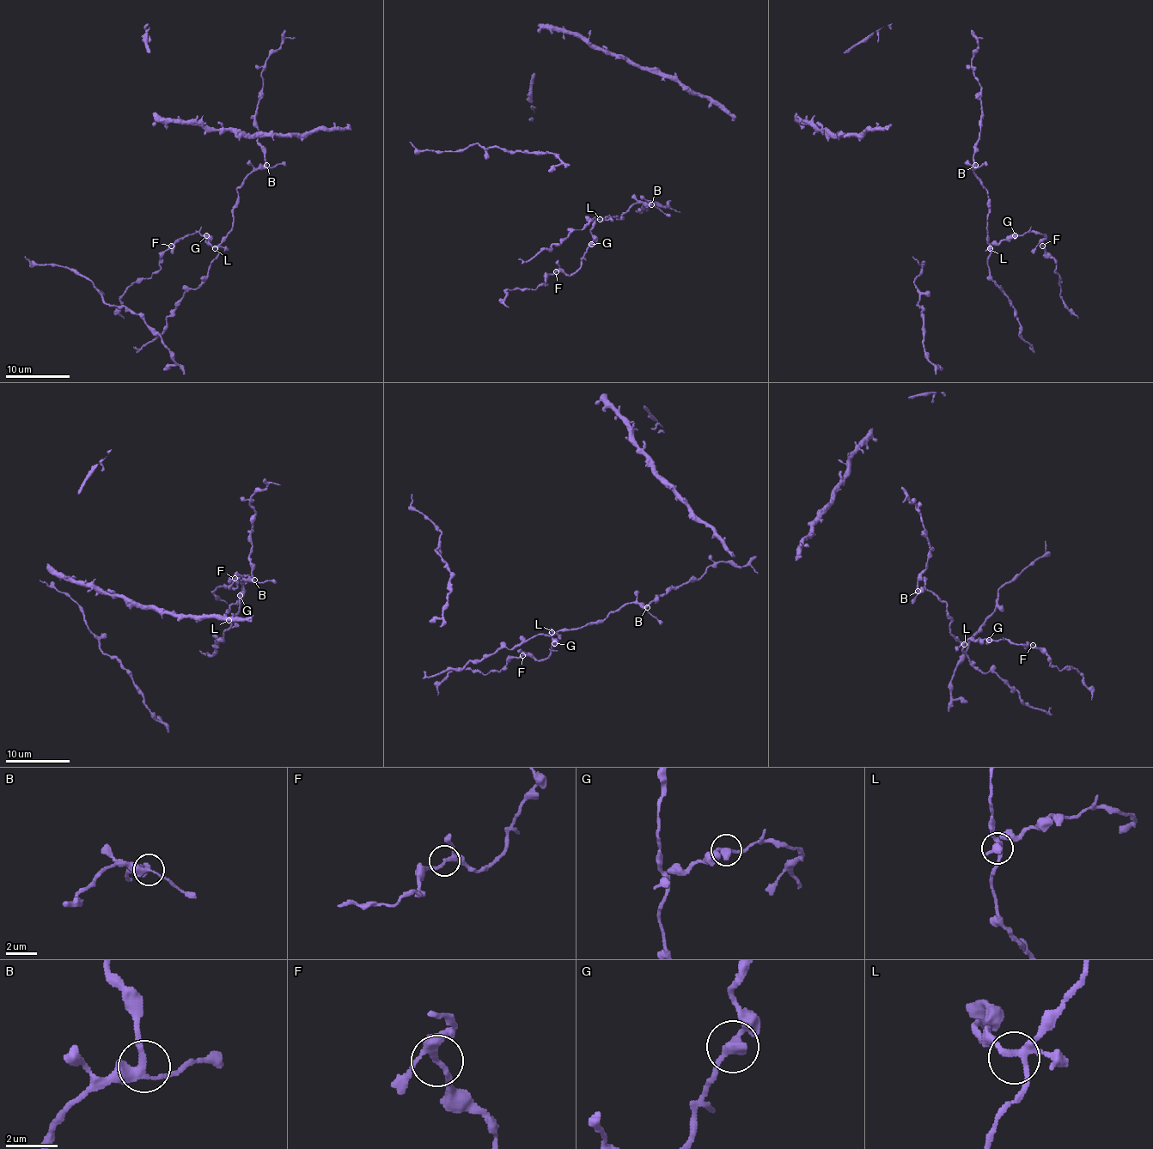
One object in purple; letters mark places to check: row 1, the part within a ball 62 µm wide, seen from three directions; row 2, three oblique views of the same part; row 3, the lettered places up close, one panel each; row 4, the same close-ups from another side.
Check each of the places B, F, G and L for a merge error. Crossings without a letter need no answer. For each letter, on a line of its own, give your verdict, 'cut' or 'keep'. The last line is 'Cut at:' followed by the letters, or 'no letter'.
B: keep
F: keep
G: keep
L: keep
Cut at: no letter

